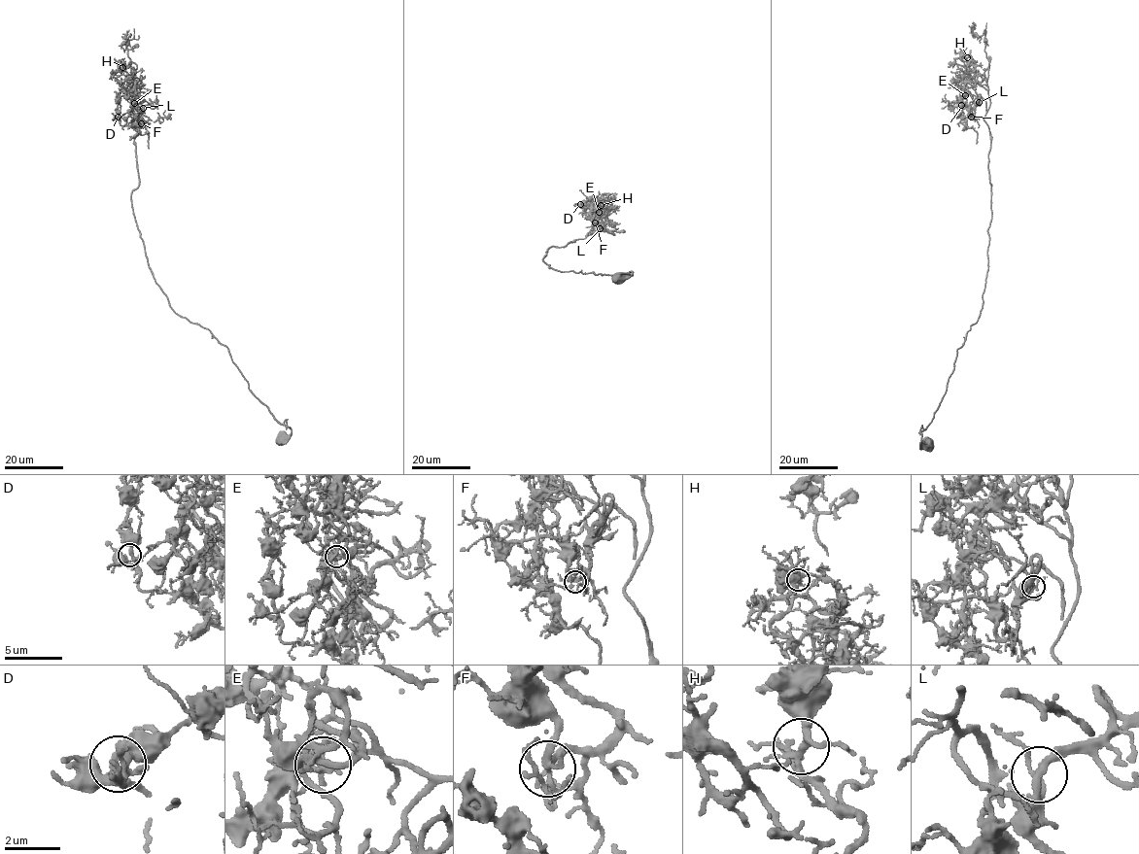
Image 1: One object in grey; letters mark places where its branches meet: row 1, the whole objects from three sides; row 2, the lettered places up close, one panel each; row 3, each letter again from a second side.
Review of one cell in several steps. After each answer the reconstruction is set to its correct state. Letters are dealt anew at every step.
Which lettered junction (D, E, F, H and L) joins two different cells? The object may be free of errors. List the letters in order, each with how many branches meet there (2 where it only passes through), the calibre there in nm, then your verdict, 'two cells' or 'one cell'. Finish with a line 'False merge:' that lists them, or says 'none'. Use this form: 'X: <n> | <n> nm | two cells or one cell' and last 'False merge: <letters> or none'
D: 4 | 160 nm | one cell
E: 5 | 190 nm | one cell
F: 5 | 200 nm | one cell
H: 5 | 240 nm | one cell
L: 5 | 190 nm | one cell
False merge: none

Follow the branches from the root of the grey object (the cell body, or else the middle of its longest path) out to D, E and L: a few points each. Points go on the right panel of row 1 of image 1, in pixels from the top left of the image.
D: (928, 446), (920, 432), (980, 317), (988, 266), (988, 91), (967, 80), (961, 105)
E: (928, 446), (920, 432), (980, 317), (988, 266), (990, 131), (985, 101), (966, 90), (964, 95)
L: (928, 446), (920, 432), (980, 317), (985, 282), (991, 137), (985, 101), (976, 96), (979, 102)

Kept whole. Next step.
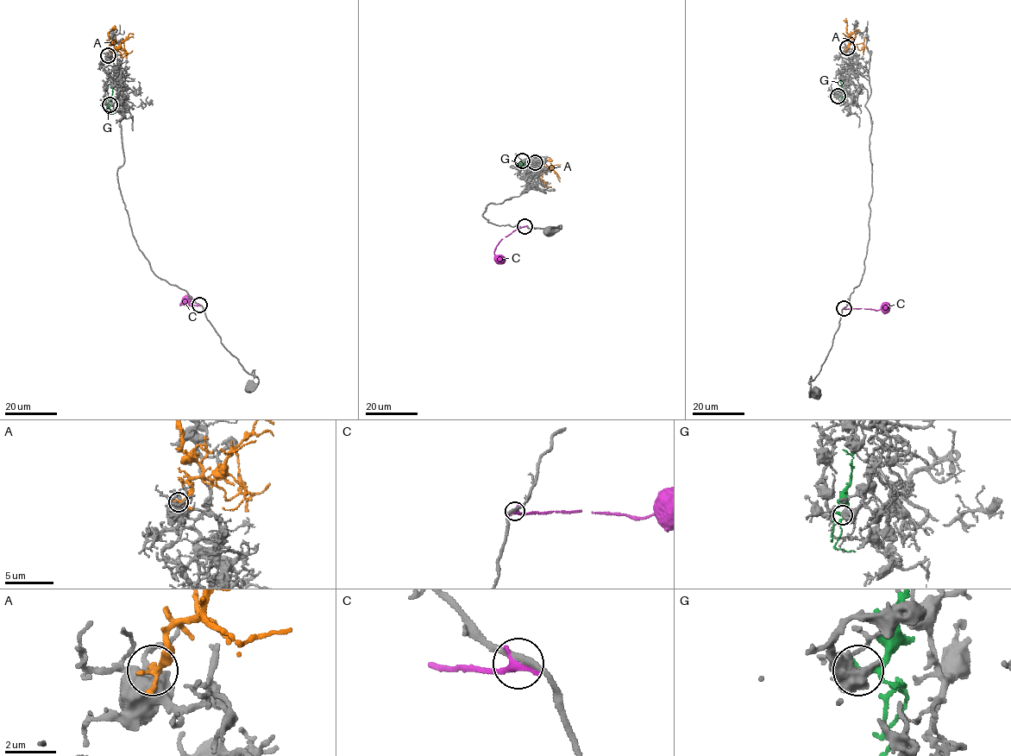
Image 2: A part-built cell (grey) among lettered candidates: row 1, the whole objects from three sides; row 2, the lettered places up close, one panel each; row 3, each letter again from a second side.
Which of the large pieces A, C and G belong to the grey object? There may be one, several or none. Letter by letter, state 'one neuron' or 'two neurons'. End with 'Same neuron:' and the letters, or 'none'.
A: one neuron
C: two neurons
G: two neurons
Same neuron: A

